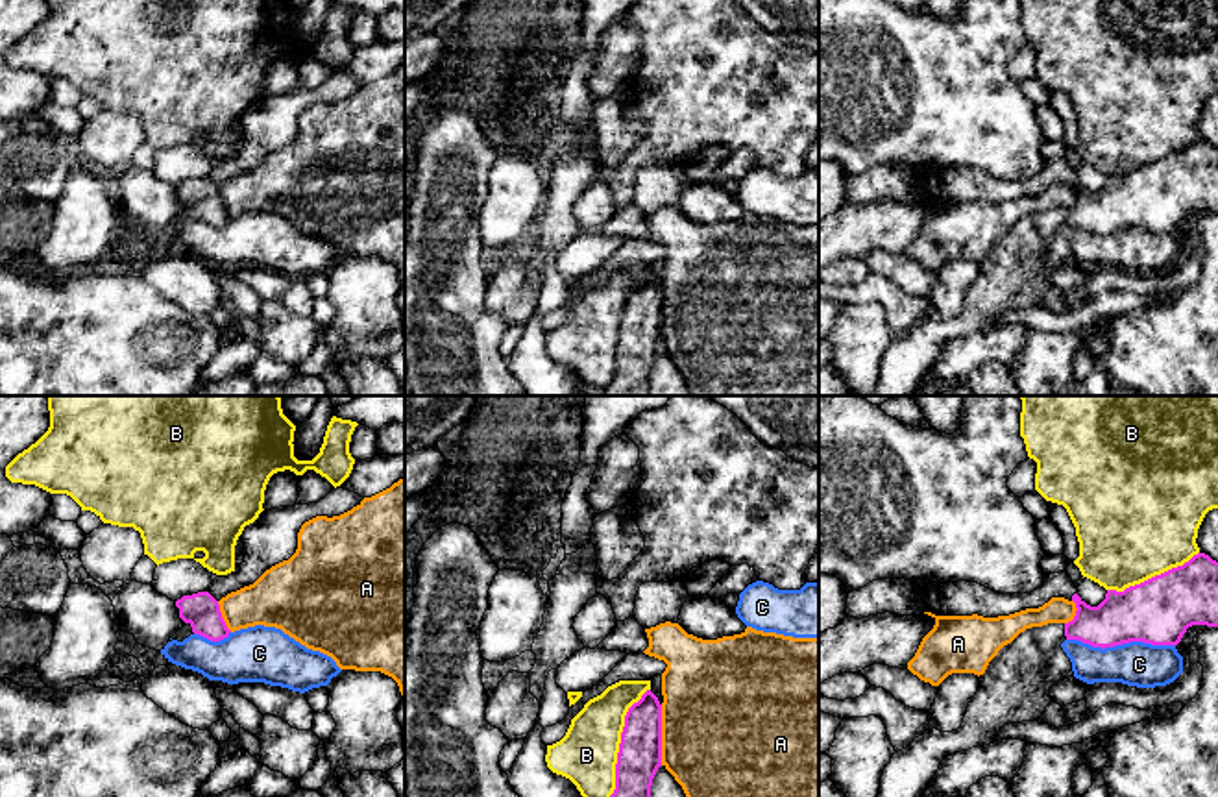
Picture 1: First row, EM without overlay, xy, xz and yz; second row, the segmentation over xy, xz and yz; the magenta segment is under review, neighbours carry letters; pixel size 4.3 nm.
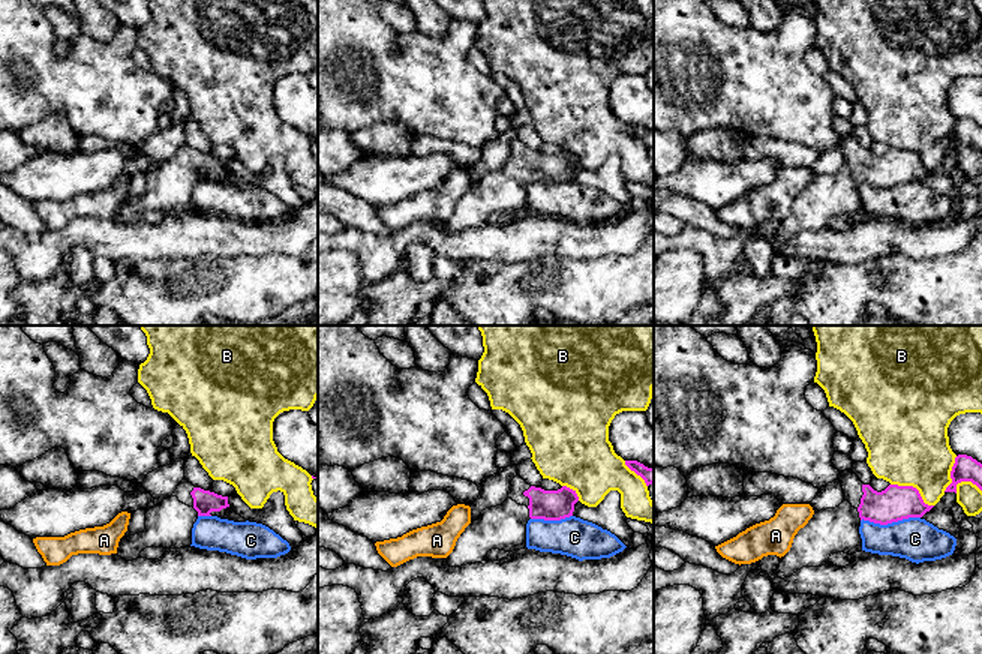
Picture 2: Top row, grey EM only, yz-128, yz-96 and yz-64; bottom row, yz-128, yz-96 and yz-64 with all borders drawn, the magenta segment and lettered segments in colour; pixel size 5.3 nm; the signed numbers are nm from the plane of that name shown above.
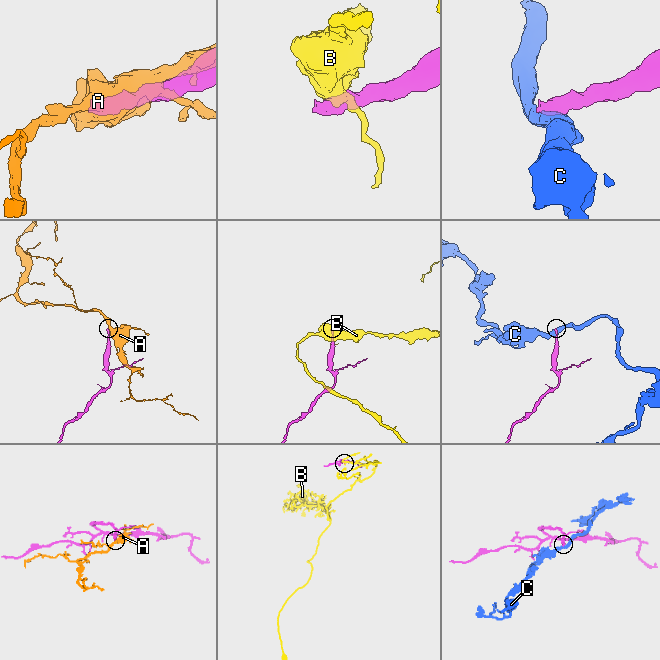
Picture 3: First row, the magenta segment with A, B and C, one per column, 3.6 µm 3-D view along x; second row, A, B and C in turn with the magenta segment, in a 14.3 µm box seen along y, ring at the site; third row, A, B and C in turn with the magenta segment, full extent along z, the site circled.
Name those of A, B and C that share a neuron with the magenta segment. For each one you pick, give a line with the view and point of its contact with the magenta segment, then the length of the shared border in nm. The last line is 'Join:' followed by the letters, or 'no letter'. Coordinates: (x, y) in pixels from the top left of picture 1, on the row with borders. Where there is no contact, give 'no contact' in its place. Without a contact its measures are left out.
Join: no letter

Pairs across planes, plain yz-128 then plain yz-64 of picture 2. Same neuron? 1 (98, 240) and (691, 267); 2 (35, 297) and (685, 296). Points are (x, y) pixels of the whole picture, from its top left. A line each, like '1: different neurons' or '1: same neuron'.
1: different neurons
2: different neurons

